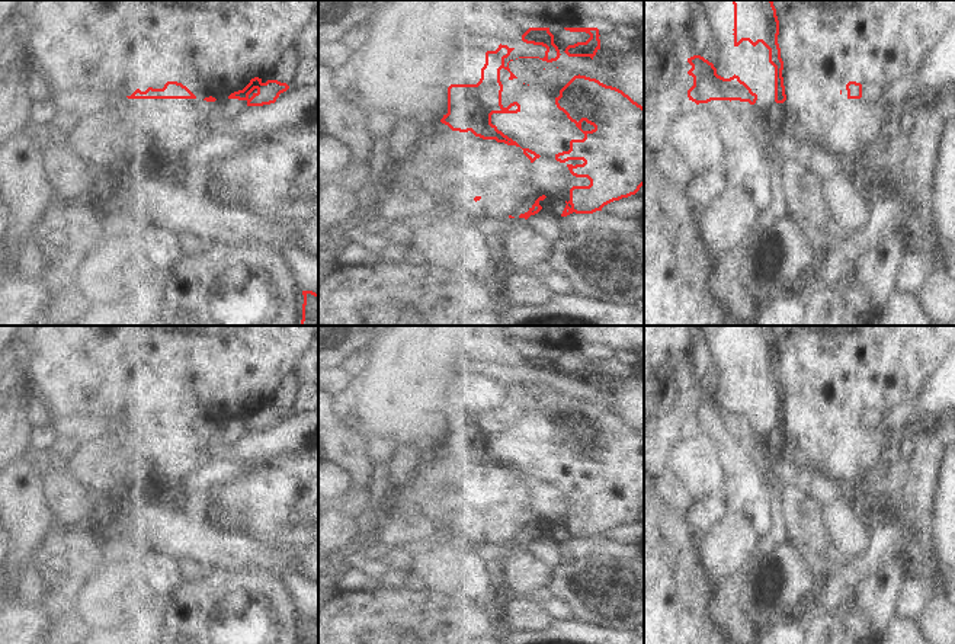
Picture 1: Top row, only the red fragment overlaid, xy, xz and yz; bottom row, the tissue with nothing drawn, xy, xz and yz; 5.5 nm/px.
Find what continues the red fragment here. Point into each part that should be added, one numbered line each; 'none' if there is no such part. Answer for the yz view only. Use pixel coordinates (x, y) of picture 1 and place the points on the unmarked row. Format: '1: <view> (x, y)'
none

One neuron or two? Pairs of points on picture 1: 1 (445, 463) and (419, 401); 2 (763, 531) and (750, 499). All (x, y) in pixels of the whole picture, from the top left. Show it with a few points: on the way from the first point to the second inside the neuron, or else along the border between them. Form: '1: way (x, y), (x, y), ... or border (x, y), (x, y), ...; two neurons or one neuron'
1: border (439, 445), (432, 451); two neurons
2: way (763, 524), (762, 515), (755, 506); one neuron

